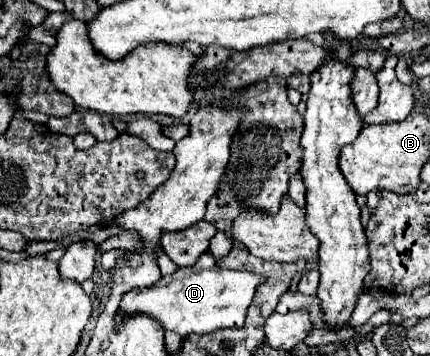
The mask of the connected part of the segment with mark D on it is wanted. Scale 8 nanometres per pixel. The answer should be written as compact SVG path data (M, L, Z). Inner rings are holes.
M203 252L197 264L187 268L177 268L171 276L163 276L159 282L135 288L127 292L121 300L119 314L115 316L115 324L121 326L129 316L147 314L155 318L163 330L171 330L179 336L189 334L209 334L221 328L241 328L245 322L247 308L253 300L255 288L265 278L261 274L247 271L223 271L213 260L209 252Z

